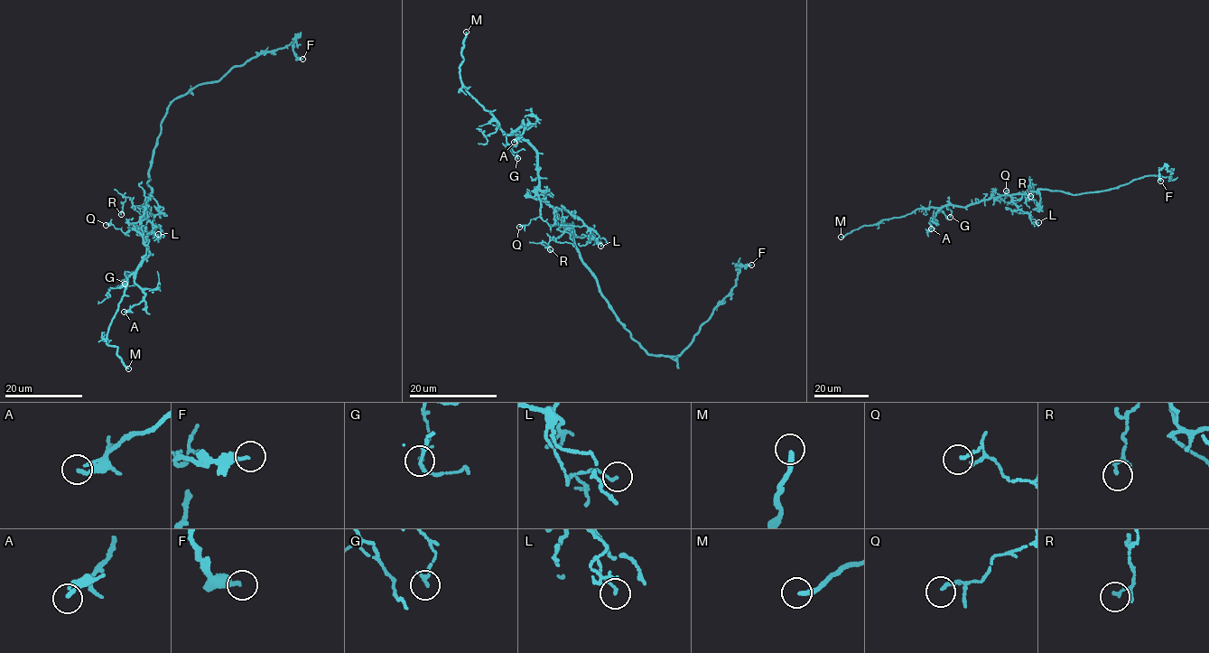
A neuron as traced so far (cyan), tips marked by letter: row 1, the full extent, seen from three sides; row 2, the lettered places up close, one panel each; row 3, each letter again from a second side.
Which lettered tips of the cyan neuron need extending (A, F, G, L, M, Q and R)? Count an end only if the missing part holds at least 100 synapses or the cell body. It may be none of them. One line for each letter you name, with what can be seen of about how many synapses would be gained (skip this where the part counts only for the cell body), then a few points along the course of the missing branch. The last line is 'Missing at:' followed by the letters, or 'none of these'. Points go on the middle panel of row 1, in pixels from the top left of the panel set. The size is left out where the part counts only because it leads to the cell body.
Missing at: M

